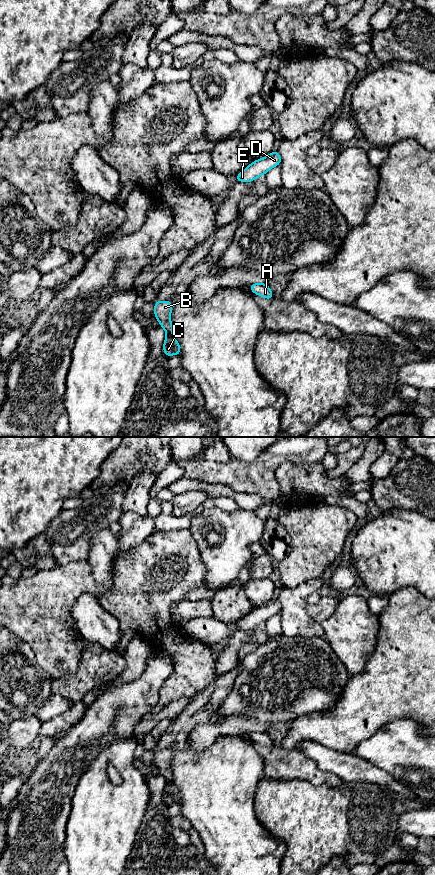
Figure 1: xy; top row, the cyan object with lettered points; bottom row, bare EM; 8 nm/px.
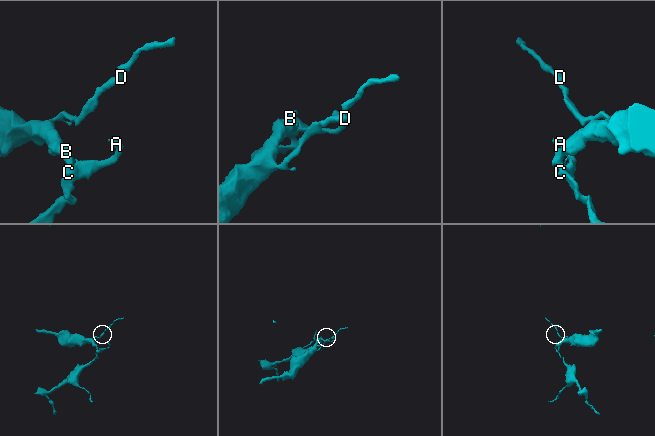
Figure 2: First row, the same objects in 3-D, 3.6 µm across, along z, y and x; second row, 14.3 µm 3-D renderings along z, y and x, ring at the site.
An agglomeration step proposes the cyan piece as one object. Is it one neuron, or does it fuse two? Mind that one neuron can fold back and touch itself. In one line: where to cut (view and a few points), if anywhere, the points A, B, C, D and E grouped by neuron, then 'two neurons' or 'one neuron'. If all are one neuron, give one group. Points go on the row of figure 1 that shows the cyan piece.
xy (172, 331), (166, 334) | A C / B D E | two neurons

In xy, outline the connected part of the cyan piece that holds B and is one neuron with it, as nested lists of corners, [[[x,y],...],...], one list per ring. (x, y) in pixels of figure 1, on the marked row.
[[[156,301],[154,303],[154,315],[157,321],[160,323],[166,334],[173,332],[173,326],[171,322],[173,302],[172,301]]]

